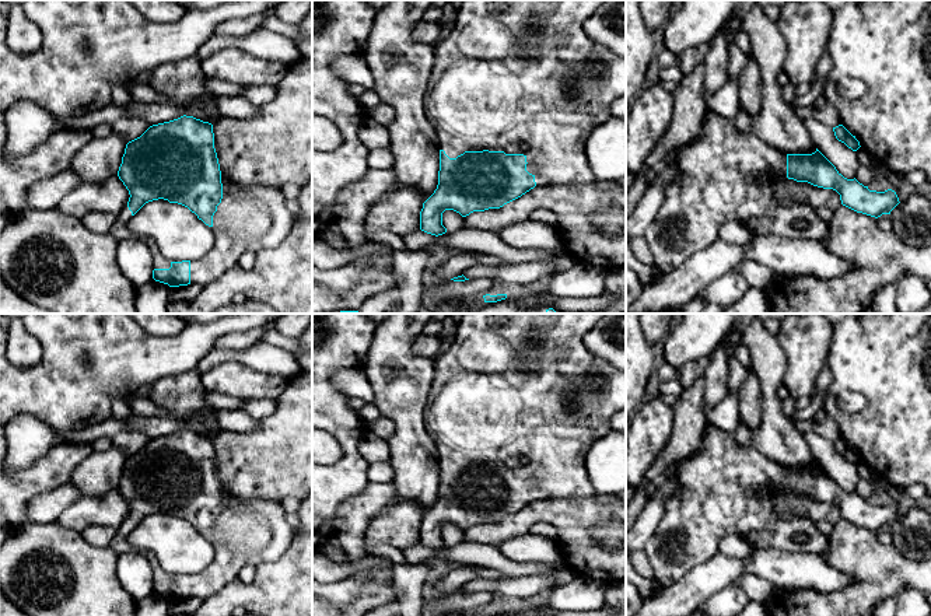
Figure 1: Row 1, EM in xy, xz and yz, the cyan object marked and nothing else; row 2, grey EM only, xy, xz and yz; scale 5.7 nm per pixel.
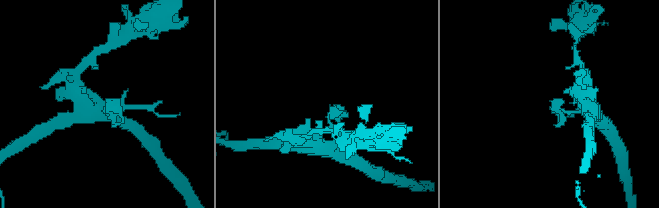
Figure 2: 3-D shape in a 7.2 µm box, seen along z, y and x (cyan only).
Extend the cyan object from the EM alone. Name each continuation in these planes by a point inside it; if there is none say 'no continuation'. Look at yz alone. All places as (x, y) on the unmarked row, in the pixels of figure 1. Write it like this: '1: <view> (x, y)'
1: yz (717, 493)

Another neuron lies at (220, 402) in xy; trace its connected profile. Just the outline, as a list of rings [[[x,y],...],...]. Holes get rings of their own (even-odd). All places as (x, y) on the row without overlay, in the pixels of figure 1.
[[[206,392],[204,400],[216,410],[241,410],[248,398],[234,398],[217,392]]]

